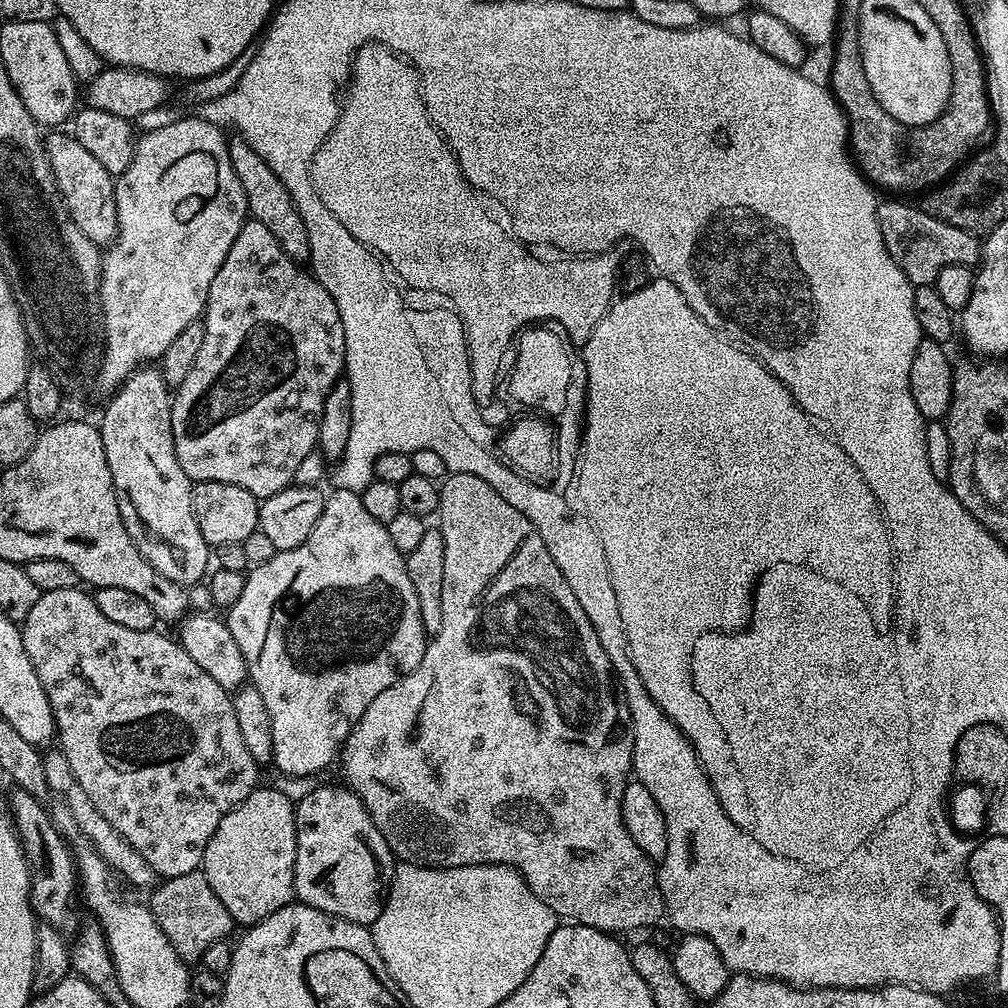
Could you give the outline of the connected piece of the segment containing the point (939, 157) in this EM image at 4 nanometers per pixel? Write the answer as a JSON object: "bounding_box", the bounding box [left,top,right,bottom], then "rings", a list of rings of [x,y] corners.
{"bounding_box":[830,4,994,194],"rings":[[[848,4],[848,12],[839,14],[834,37],[835,48],[836,53],[832,56],[830,91],[844,112],[844,119],[848,121],[848,139],[854,163],[863,172],[865,180],[871,182],[877,189],[893,188],[896,191],[893,193],[896,194],[920,191],[923,193],[925,190],[935,189],[949,179],[956,169],[977,151],[976,143],[987,134],[988,123],[993,123],[994,120],[992,105],[988,103],[988,98],[982,98],[980,92],[952,92],[948,107],[935,122],[921,128],[911,128],[890,118],[890,114],[882,110],[878,98],[874,98],[874,90],[870,90],[870,82],[866,82],[866,70],[862,66],[860,53],[860,11],[856,9],[856,4]]]}

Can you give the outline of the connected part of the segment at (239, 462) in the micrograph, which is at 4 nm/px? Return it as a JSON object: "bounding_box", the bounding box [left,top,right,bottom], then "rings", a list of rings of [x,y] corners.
{"bounding_box":[172,218,346,501],"rings":[[[251,218],[244,221],[242,230],[238,230],[238,238],[234,238],[234,246],[230,246],[230,254],[226,254],[226,262],[214,274],[214,282],[210,282],[208,304],[204,307],[202,323],[204,337],[202,350],[198,350],[198,358],[194,358],[194,366],[190,366],[190,374],[175,389],[172,396],[172,433],[174,434],[174,450],[178,462],[188,479],[193,482],[226,482],[234,486],[242,486],[242,490],[250,490],[257,500],[262,501],[270,494],[278,494],[278,490],[292,484],[299,464],[304,461],[306,454],[317,451],[318,426],[322,418],[322,406],[326,402],[326,394],[341,379],[344,372],[344,355],[346,354],[346,334],[342,330],[342,318],[338,318],[338,306],[334,306],[334,298],[326,294],[326,290],[312,275],[311,271],[304,272],[299,263],[291,260],[278,246],[278,238],[262,226],[260,220]]]}

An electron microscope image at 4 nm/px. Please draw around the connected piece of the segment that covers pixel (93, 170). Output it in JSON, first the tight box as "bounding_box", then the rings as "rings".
{"bounding_box":[44,130,118,246],"rings":[[[56,130],[51,137],[45,139],[44,148],[48,152],[48,161],[52,163],[52,173],[60,196],[68,208],[70,218],[74,218],[74,226],[90,238],[98,246],[107,246],[116,238],[118,214],[116,213],[116,193],[114,191],[114,178],[97,162],[86,149],[82,142],[64,130]]]}

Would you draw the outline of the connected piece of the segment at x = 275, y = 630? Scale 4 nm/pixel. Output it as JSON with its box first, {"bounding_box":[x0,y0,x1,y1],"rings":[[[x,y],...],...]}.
{"bounding_box":[226,488,426,776],"rings":[[[336,488],[329,491],[324,497],[322,506],[322,518],[318,518],[318,526],[310,530],[310,538],[302,542],[302,546],[294,546],[294,550],[277,552],[270,562],[255,565],[245,575],[242,594],[238,602],[227,609],[226,623],[230,634],[234,634],[234,642],[238,642],[238,650],[242,650],[242,658],[246,658],[248,667],[248,680],[251,687],[262,694],[266,701],[266,710],[270,710],[270,730],[274,738],[274,750],[272,751],[272,764],[280,772],[288,776],[312,776],[320,772],[328,763],[337,759],[338,753],[344,746],[344,740],[354,730],[354,726],[366,714],[366,706],[382,694],[394,682],[398,682],[402,676],[410,674],[418,662],[422,662],[422,654],[426,647],[426,633],[422,626],[422,610],[418,610],[418,594],[414,594],[414,585],[410,582],[410,574],[406,563],[405,553],[390,542],[387,524],[378,522],[362,506],[360,493]]]}

